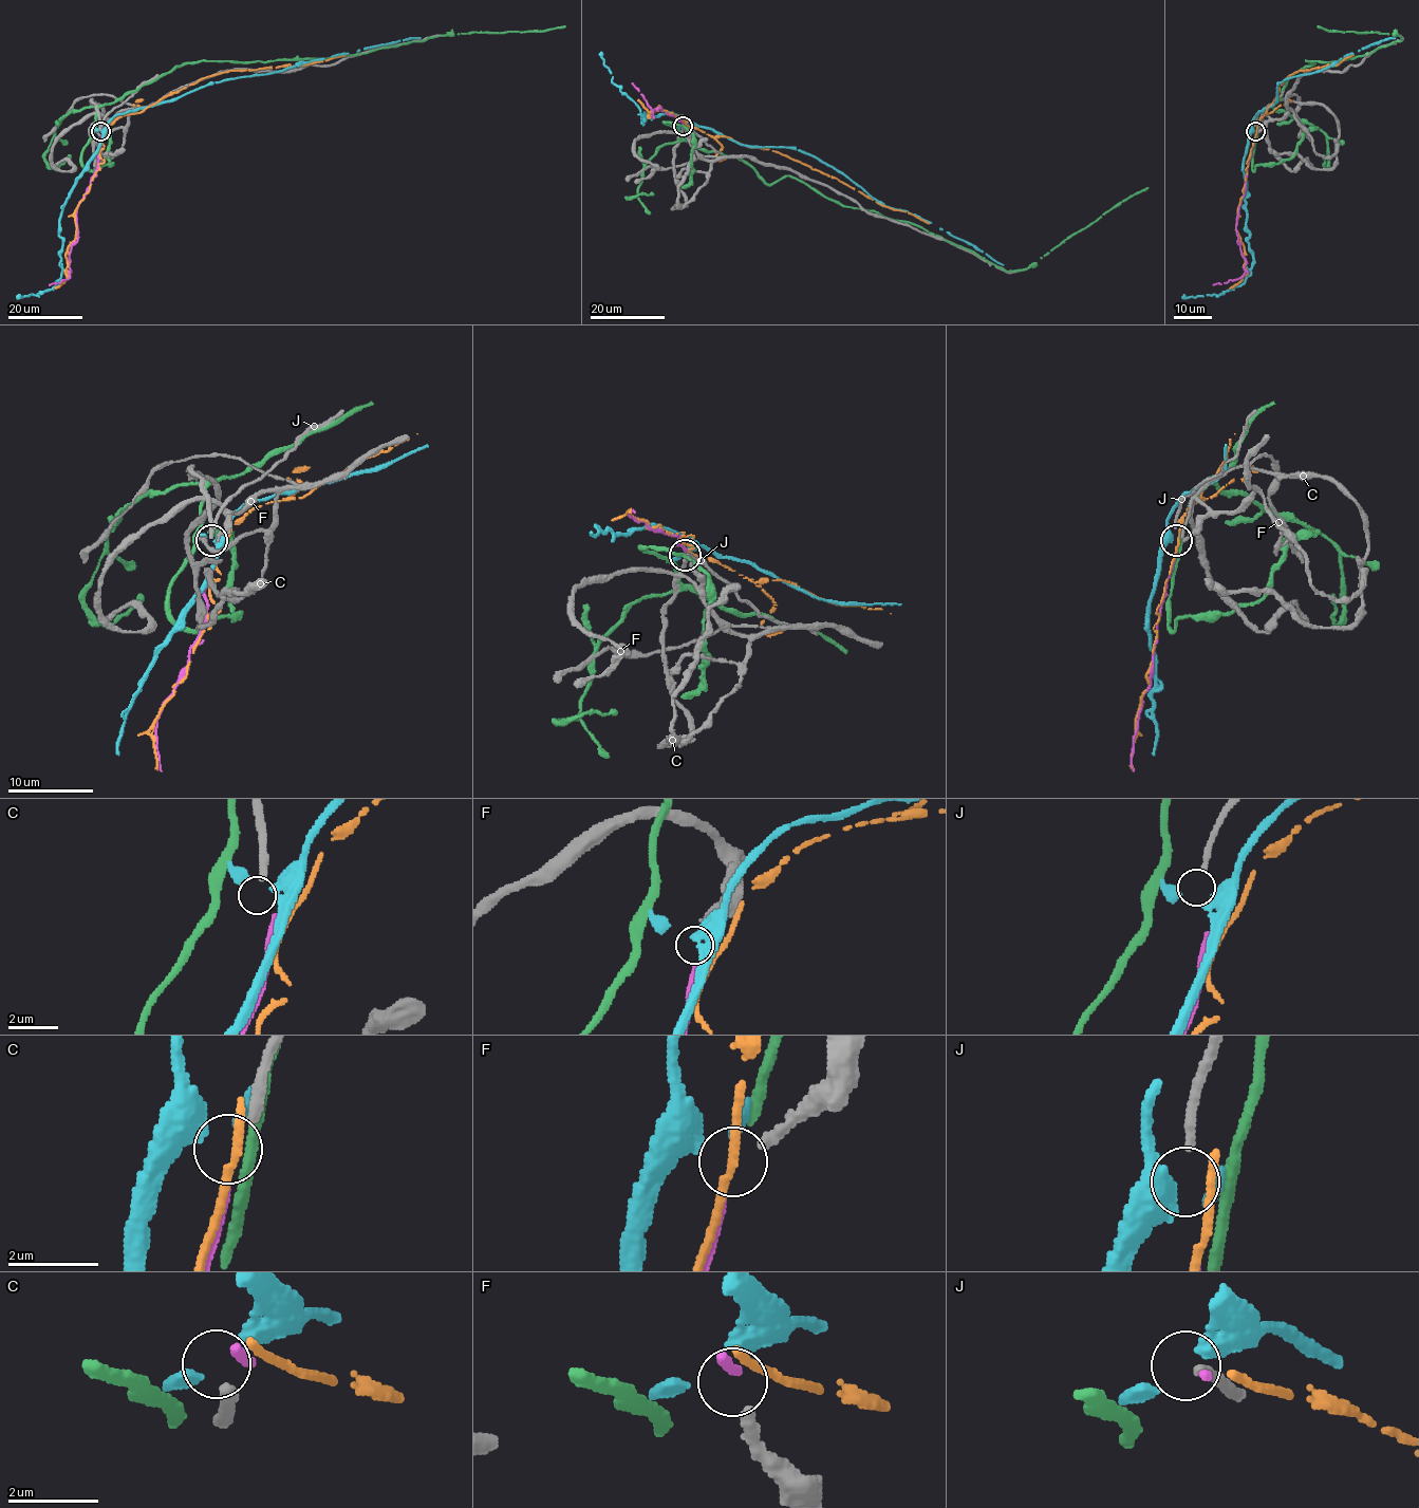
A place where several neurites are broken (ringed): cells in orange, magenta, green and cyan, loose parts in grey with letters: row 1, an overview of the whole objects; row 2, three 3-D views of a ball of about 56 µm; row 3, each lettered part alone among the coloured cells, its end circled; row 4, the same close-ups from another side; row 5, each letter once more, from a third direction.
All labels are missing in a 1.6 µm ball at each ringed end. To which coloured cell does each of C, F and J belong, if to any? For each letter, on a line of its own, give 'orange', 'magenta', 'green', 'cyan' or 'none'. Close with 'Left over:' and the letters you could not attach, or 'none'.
C: none
F: none
J: none
Left over: C, F, J

